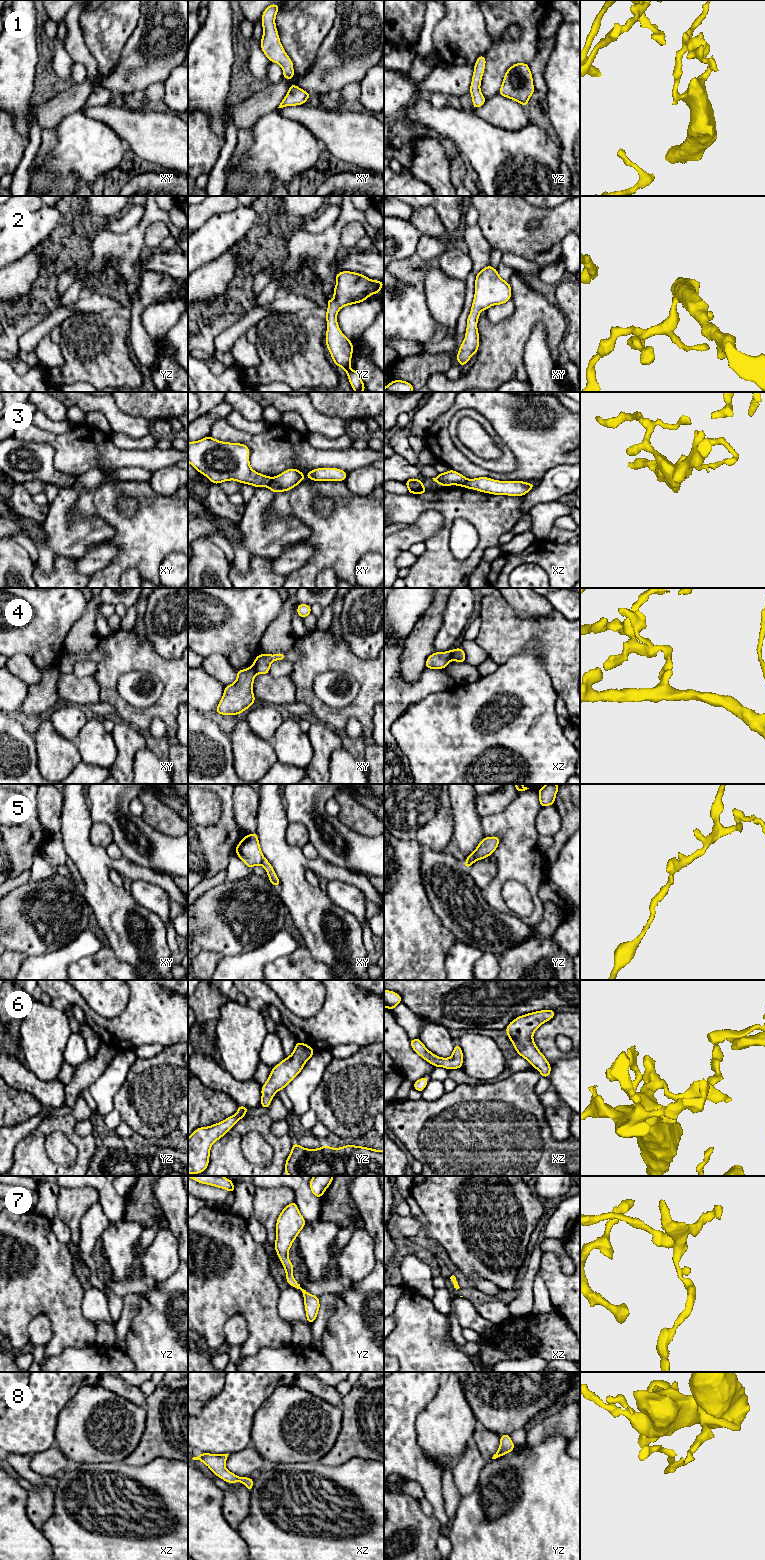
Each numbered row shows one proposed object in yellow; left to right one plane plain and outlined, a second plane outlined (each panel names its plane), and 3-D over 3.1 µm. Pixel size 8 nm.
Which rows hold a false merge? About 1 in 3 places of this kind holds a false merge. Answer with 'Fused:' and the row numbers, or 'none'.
Fused: 3, 4, 5

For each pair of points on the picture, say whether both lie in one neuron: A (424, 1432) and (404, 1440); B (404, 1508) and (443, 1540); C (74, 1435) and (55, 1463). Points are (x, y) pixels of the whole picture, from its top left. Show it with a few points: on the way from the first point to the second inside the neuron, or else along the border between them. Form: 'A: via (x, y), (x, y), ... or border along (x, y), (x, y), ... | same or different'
A: border along (420, 1412), (416, 1420), (416, 1440), (427, 1456) | different
B: border along (439, 1533), (437, 1549) | different
C: border along (55, 1445), (65, 1455), (71, 1465) | different

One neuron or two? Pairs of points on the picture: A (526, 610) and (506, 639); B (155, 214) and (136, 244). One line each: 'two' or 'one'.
A: two
B: one

